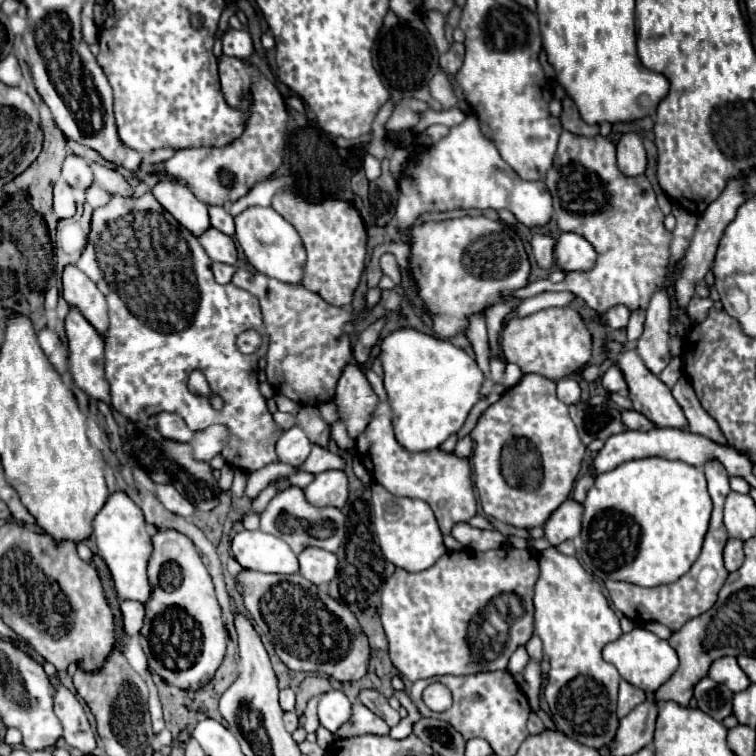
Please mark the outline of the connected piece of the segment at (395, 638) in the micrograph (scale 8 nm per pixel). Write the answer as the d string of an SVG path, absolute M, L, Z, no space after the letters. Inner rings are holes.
M499 548L499 552L447 552L431 568L423 572L407 572L397 568L391 578L385 580L381 588L380 619L387 640L389 656L403 678L415 682L419 678L433 678L443 674L465 676L489 670L505 670L511 654L517 646L525 646L533 636L533 586L539 578L537 556L529 550L517 552L509 548ZM475 628L485 630L485 650L471 644L471 632Z

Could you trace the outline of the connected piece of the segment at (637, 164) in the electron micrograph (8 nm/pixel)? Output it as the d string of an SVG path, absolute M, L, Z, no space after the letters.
M623 134L617 144L617 164L619 170L629 176L637 178L643 176L647 170L647 154L639 134Z

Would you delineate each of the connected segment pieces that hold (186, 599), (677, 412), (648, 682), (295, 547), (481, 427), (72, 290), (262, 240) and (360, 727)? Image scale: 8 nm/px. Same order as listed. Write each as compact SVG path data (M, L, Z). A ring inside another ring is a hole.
M159 530L153 536L149 584L151 598L145 604L147 616L141 628L141 646L149 658L149 668L169 684L195 692L221 666L227 648L227 630L209 572L193 542L181 532Z
M609 342L607 350L609 350L609 358L613 358L617 362L617 366L621 368L621 372L623 372L627 384L629 384L629 398L631 398L633 408L637 412L645 414L645 418L649 418L657 428L677 428L677 430L689 428L689 422L687 422L681 406L673 398L671 390L655 374L651 374L647 370L647 366L643 364L643 360L639 358L639 354L633 348L625 348L619 342Z
M633 628L629 634L623 634L615 642L607 644L603 648L603 658L619 670L623 680L645 690L645 694L653 694L677 670L677 652L669 646L667 640L661 640L645 628Z
M291 486L279 492L277 496L273 496L273 500L267 504L267 508L261 514L261 530L285 540L295 554L301 554L301 550L309 546L337 552L345 538L345 516L341 514L341 510L331 508L331 506L327 508L311 506L305 500L303 490L297 486Z
M525 374L517 386L509 388L479 416L477 426L469 436L475 444L471 456L475 468L475 486L487 516L507 522L515 528L543 526L551 512L569 498L573 482L581 470L585 446L577 436L577 428L569 416L569 406L555 396L553 380L541 374Z
M67 266L63 272L63 298L69 306L77 308L87 322L105 338L105 330L109 328L109 314L105 296L99 292L95 282L87 278L77 266Z
M251 206L235 216L235 238L241 244L247 260L265 276L277 278L281 282L301 282L305 268L305 248L297 230L273 208Z
M355 702L351 720L345 722L335 732L335 738L351 738L351 736L363 736L363 734L385 736L385 734L389 734L389 726L377 714L373 714L369 708L365 708L361 702Z

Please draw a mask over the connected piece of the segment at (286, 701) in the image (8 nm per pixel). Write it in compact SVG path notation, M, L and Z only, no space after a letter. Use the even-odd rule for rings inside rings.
M291 688L281 690L279 702L281 702L281 708L283 708L283 710L295 710L295 692L293 692Z

